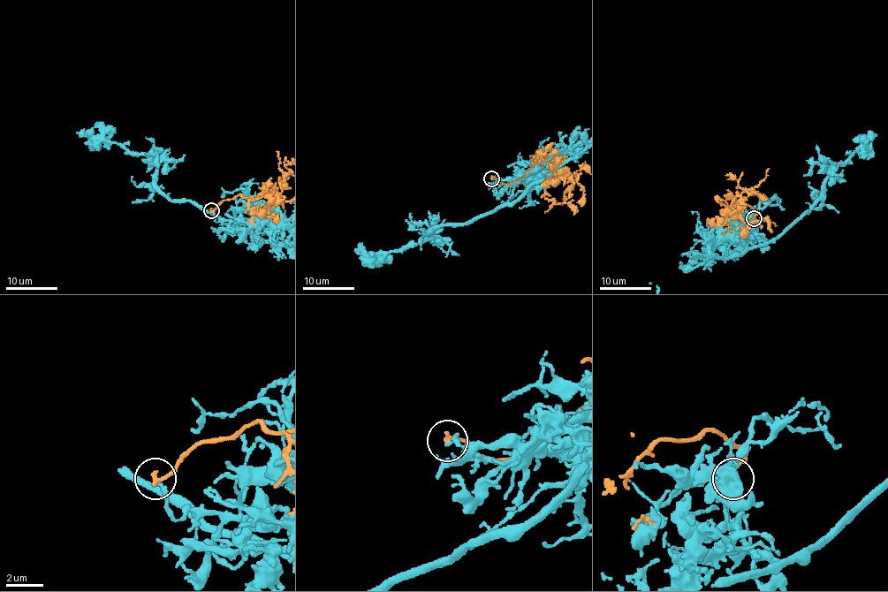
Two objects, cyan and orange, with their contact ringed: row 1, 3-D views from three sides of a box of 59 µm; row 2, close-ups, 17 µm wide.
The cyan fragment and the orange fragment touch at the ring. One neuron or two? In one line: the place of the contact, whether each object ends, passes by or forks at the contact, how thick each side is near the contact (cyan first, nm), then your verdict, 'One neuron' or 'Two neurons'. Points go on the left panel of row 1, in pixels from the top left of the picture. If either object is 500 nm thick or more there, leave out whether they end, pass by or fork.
Place: (211, 210). At the ring cyan ends. At the ring orange ends. Thickness 180 nm (cyan) against 280 nm. Two neurons

